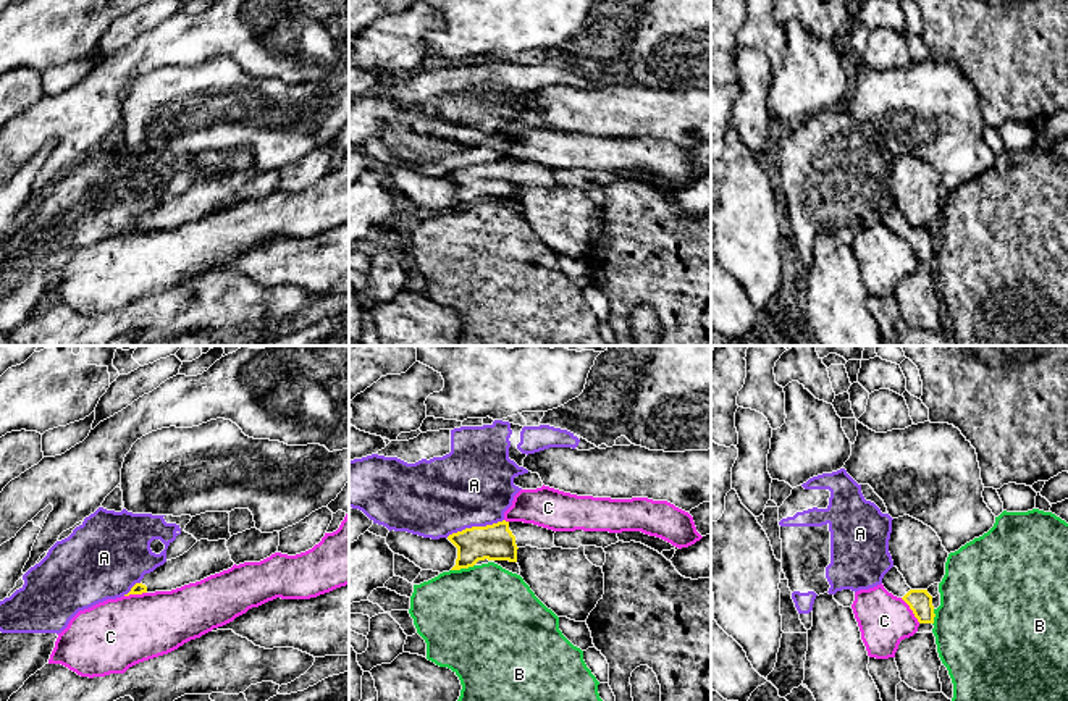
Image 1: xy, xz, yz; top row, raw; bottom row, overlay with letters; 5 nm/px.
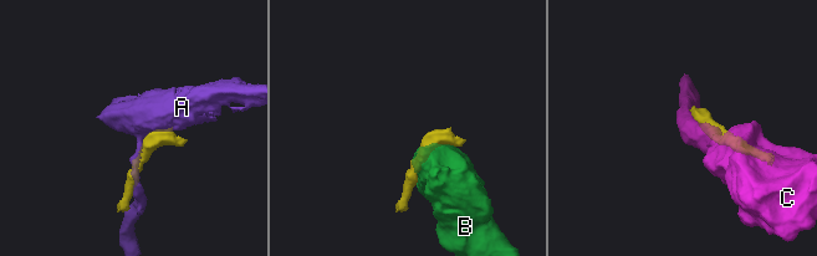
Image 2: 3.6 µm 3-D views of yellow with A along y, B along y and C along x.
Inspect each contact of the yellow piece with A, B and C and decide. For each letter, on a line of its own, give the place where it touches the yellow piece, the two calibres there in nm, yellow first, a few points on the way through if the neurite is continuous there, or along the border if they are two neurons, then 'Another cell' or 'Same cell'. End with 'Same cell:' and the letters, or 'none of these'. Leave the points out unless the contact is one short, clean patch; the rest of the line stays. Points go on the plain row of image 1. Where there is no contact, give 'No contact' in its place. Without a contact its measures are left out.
A: Touches yellow at xz (474, 165). Thickness 180 nm (yellow) against 400 nm. Another cell
B: Touches yellow at xz (462, 205). Thickness 180 nm (yellow) against 480 nm. Another cell
C: Touches yellow at yz (912, 247). Thickness 120 nm (yellow) against 260 nm. Another cell
Same cell: none of these

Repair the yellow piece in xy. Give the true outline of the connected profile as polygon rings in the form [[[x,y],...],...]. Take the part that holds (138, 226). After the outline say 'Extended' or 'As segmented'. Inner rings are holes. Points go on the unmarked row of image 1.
[[[255,165],[233,173],[228,179],[197,179],[183,194],[166,199],[153,210],[145,212],[129,233],[171,229],[210,213],[231,207],[234,202],[260,200],[278,189],[280,171],[262,171]]]. Extended

